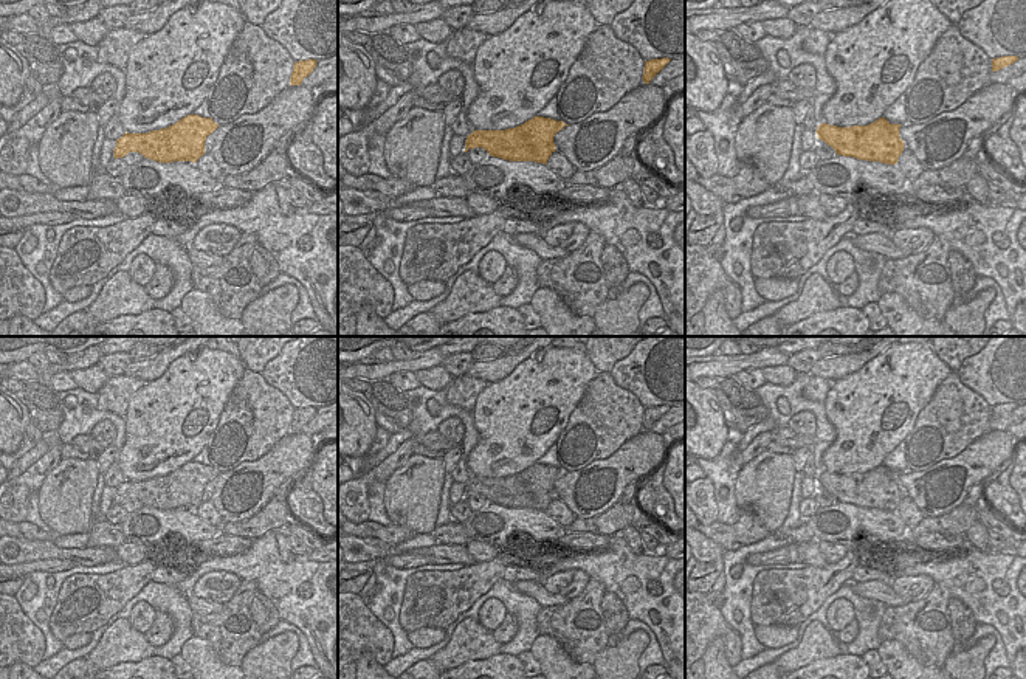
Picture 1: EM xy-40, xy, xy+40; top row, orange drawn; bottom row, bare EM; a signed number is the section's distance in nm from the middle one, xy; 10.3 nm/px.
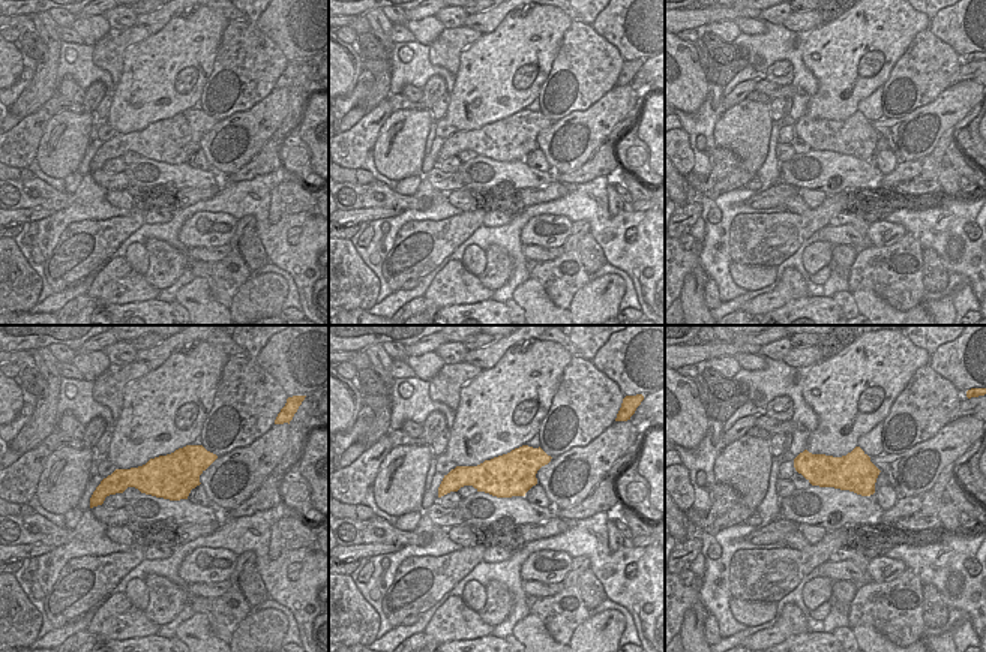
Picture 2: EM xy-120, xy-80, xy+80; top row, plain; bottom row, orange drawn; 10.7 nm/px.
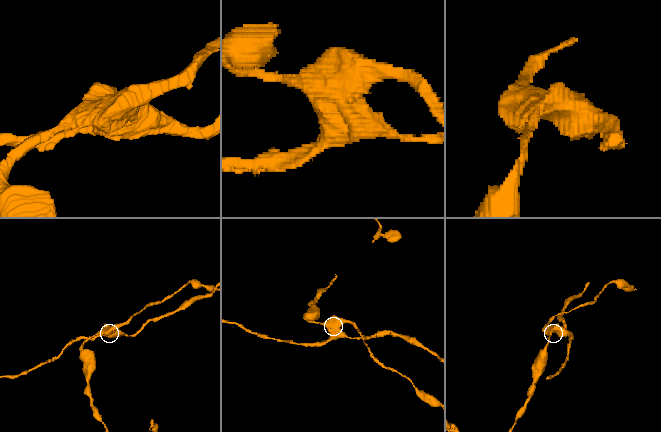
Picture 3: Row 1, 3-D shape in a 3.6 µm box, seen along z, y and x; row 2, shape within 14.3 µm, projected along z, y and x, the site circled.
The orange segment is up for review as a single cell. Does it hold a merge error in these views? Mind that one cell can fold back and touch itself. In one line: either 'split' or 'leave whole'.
split

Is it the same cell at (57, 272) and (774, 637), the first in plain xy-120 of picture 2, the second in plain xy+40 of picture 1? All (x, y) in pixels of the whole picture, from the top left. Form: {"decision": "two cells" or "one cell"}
{"decision": "two cells"}

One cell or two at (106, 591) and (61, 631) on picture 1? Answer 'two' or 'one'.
one

